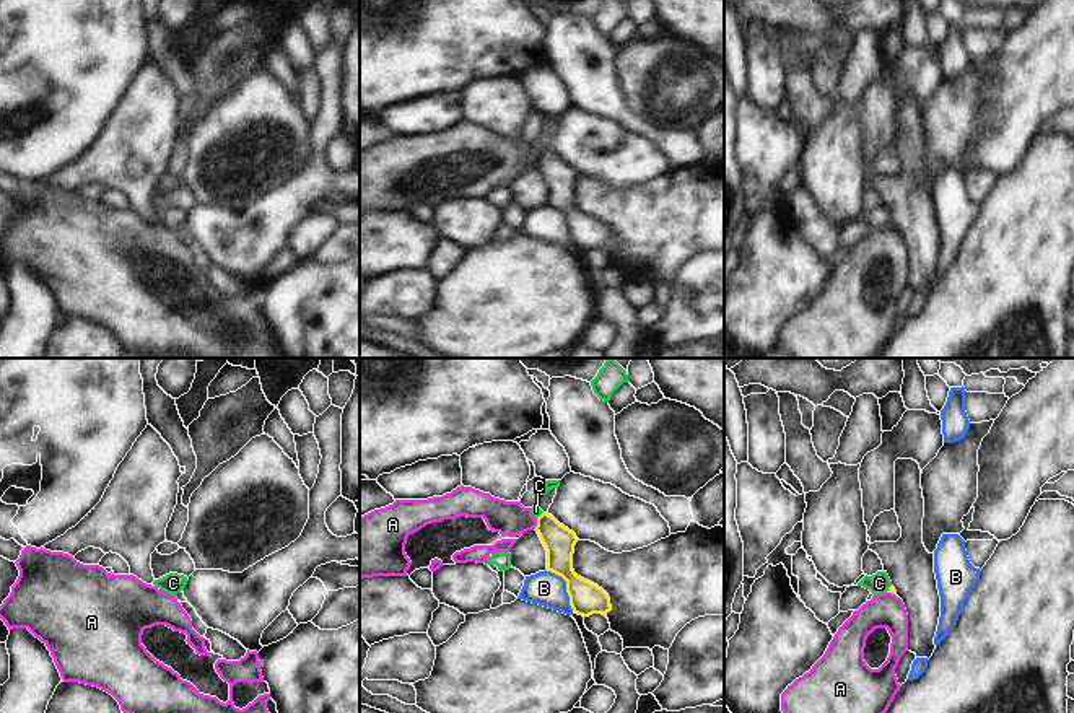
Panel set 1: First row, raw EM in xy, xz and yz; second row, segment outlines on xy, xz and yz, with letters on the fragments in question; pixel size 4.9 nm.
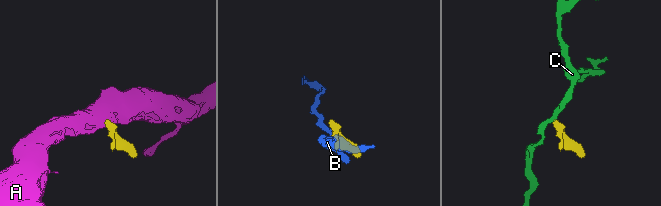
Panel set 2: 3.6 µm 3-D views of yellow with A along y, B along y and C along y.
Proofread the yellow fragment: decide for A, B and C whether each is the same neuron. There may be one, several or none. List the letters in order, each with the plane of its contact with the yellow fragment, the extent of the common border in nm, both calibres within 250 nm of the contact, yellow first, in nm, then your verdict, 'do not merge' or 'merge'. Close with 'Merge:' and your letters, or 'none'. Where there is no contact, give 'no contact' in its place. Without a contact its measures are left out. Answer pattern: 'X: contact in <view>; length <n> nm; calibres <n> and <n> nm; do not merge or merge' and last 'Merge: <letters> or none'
A: contact in xz; length 60 nm; calibres 160 and 180 nm; do not merge
B: contact in xz; length 240 nm; calibres 160 and 170 nm; do not merge
C: contact in yz; length 50 nm; calibres 30 and 110 nm; do not merge
Merge: none

